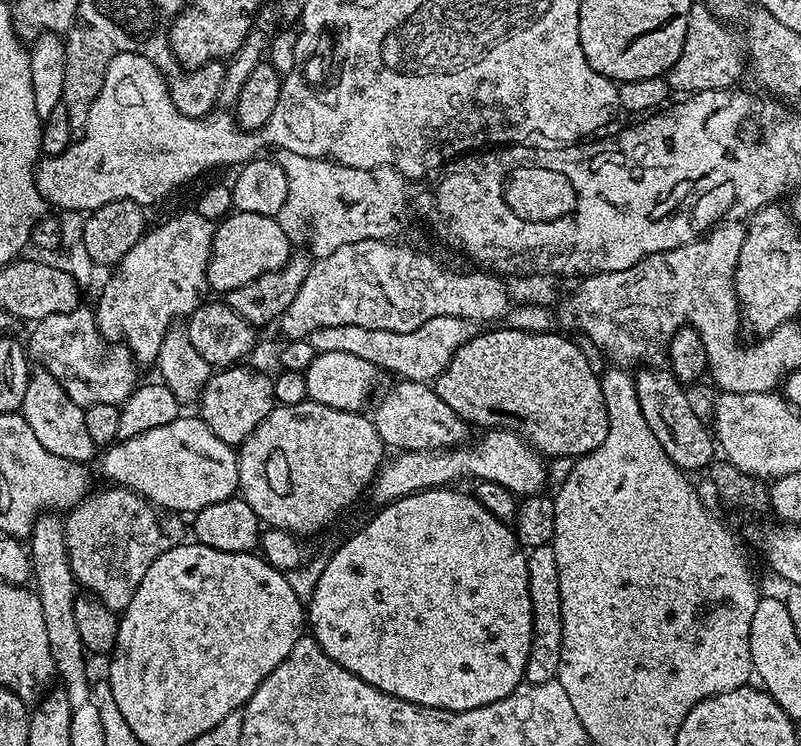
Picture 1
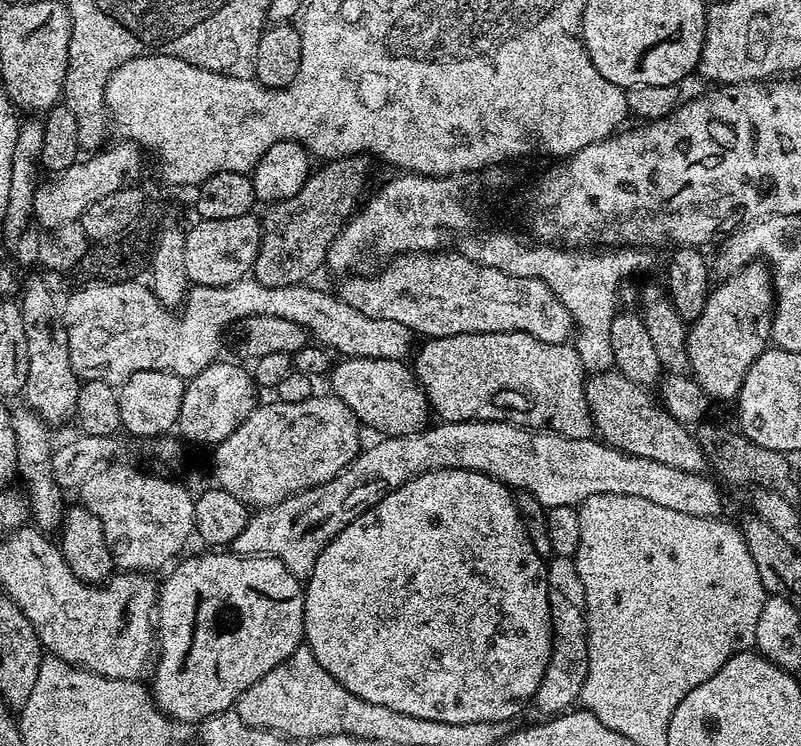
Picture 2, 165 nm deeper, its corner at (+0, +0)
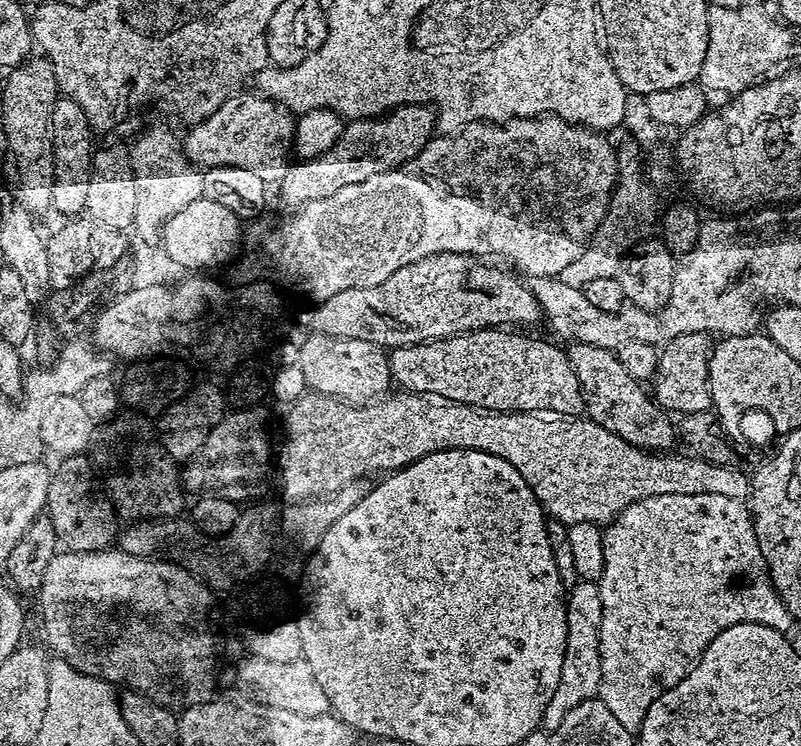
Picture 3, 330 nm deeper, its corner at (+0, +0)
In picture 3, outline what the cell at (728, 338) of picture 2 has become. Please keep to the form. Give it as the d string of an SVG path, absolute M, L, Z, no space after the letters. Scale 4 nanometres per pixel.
M706 332L682 334L659 349L654 377L654 399L665 412L707 412L712 408L712 395L708 385L708 359L712 356L714 344L708 340L711 339Z

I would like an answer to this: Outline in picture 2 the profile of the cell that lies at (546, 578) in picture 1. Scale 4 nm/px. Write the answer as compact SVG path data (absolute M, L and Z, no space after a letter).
M552 556L547 561L544 577L548 591L552 630L556 635L552 637L552 653L550 654L550 662L546 666L546 674L542 674L542 682L538 682L534 708L541 712L541 717L551 718L569 711L579 699L582 682L586 680L586 670L588 669L588 638L584 634L580 634L580 636L560 636L560 631L564 627L572 628L575 624L579 625L584 619L584 591L582 590L582 580L578 578L575 559L570 556Z

